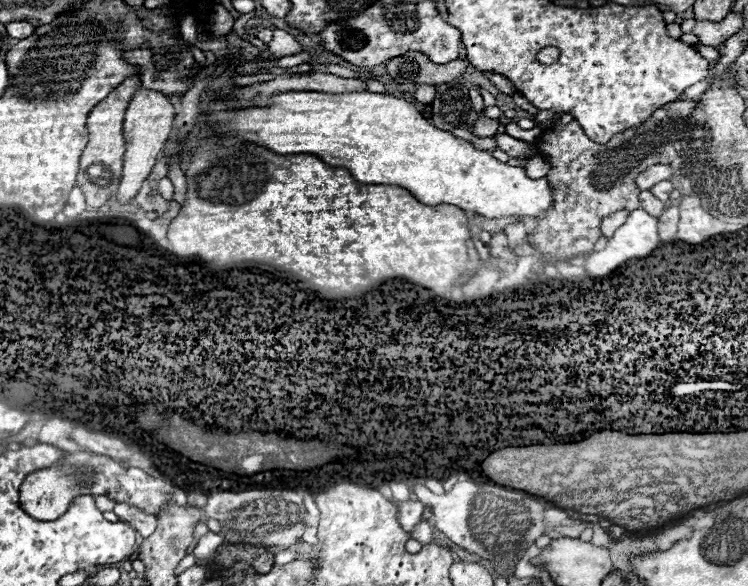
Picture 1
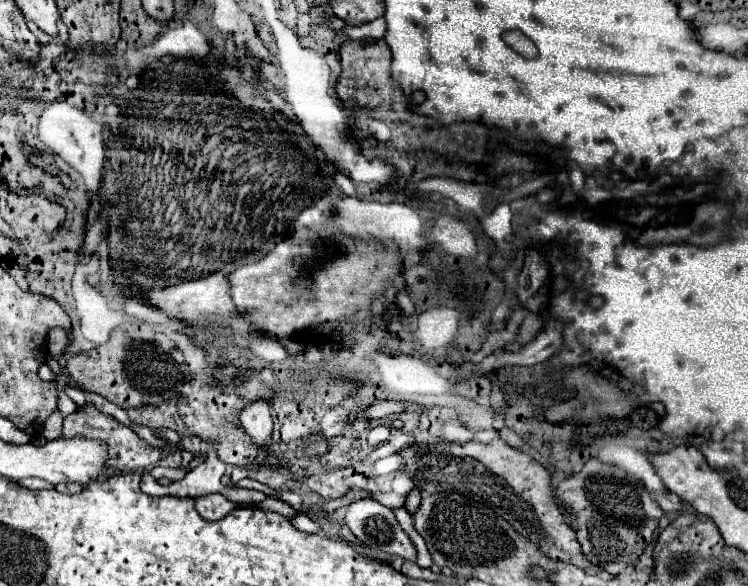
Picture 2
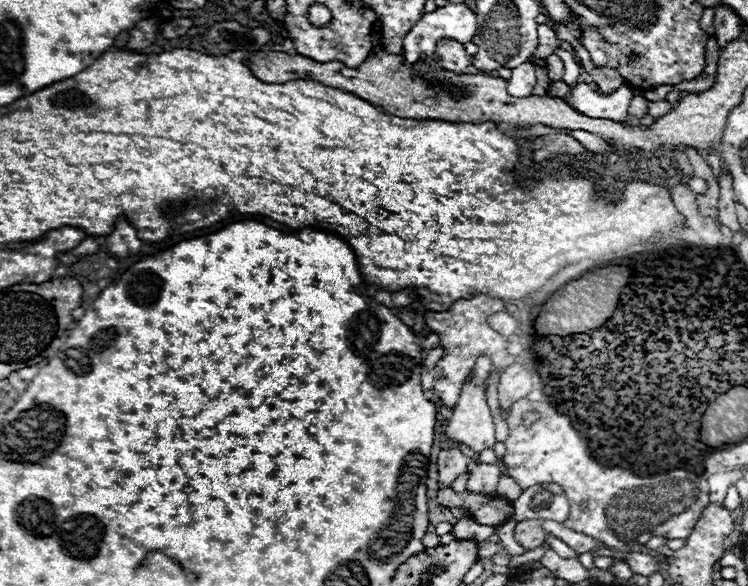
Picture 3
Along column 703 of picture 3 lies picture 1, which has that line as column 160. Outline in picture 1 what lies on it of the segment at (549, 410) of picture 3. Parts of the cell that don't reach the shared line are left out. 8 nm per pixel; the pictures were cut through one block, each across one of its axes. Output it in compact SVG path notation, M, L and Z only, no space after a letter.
M76 452L66 456L64 466L52 466L48 470L38 470L30 474L22 488L20 488L20 504L22 508L40 520L56 520L60 514L64 514L76 494L92 494L92 496L108 496L116 502L128 502L136 508L142 508L148 514L158 514L160 510L166 510L172 506L172 492L176 486L148 476L140 468L122 468L116 460L92 452Z

